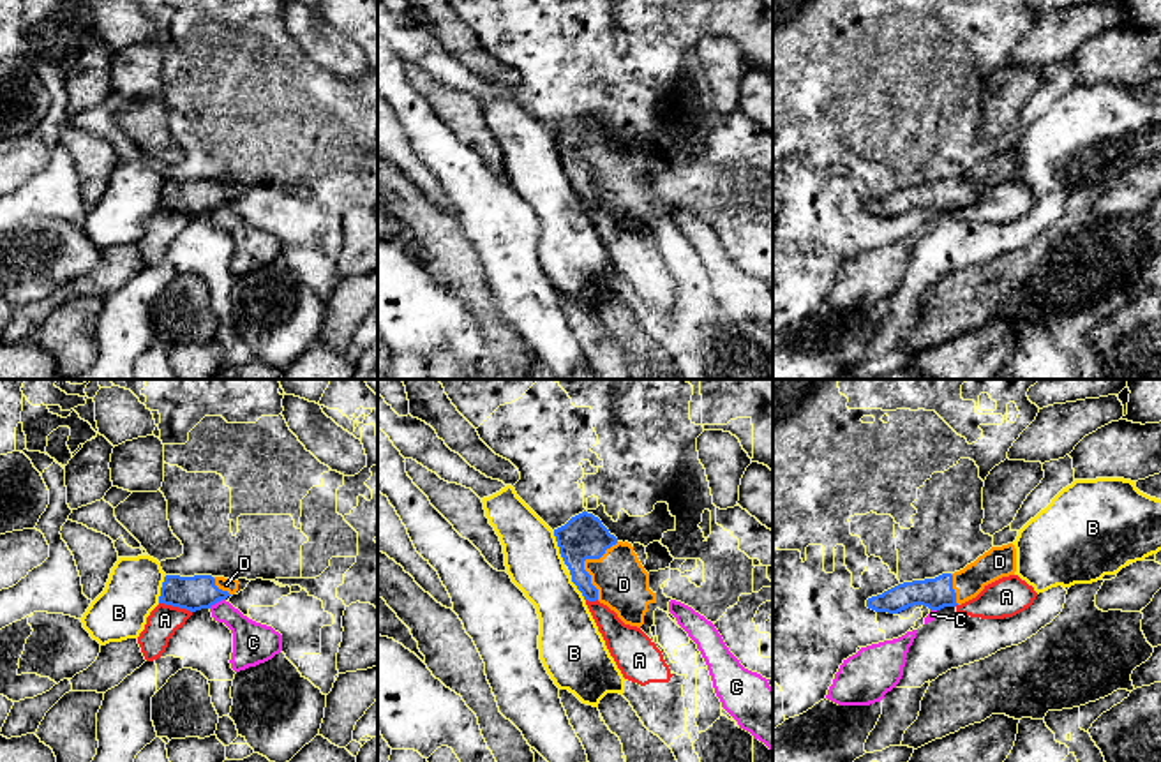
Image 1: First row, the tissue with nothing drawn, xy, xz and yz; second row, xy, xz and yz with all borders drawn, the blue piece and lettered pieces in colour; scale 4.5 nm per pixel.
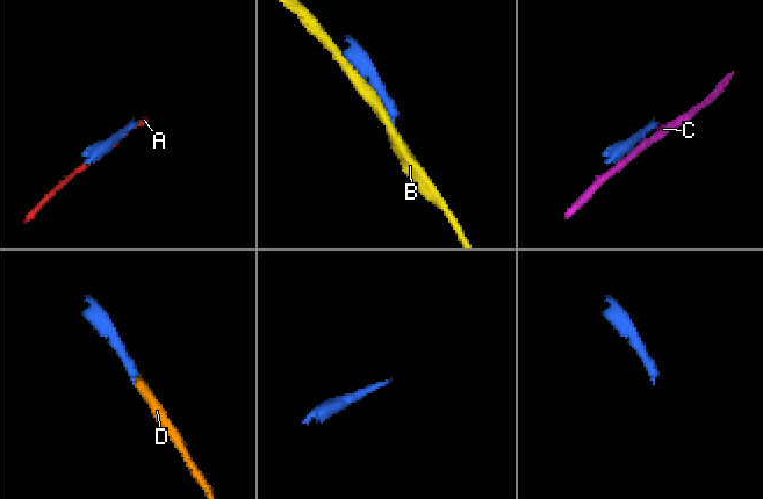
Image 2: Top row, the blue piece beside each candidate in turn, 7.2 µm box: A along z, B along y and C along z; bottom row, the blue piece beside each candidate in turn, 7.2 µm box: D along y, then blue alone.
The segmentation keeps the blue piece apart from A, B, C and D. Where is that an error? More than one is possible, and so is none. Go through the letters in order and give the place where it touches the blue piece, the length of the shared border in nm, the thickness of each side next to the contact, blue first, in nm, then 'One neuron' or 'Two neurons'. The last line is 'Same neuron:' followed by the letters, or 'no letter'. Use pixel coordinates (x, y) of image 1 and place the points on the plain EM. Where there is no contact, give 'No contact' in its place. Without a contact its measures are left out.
A: Touches blue at xy (175, 210). Shared border 160 nm. Thickness 160 nm (blue) against 140 nm. Two neurons
B: Touches blue at xz (558, 150). Shared border 140 nm. Thickness 200 nm (blue) against 260 nm. Two neurons
C: Touches blue at xy (216, 207). Shared border 90 nm. Thickness 160 nm (blue) against 190 nm. Two neurons
D: Touches blue at xz (583, 168). Shared border 280 nm. Thickness 200 nm (blue) against 240 nm. One neuron
Same neuron: D

